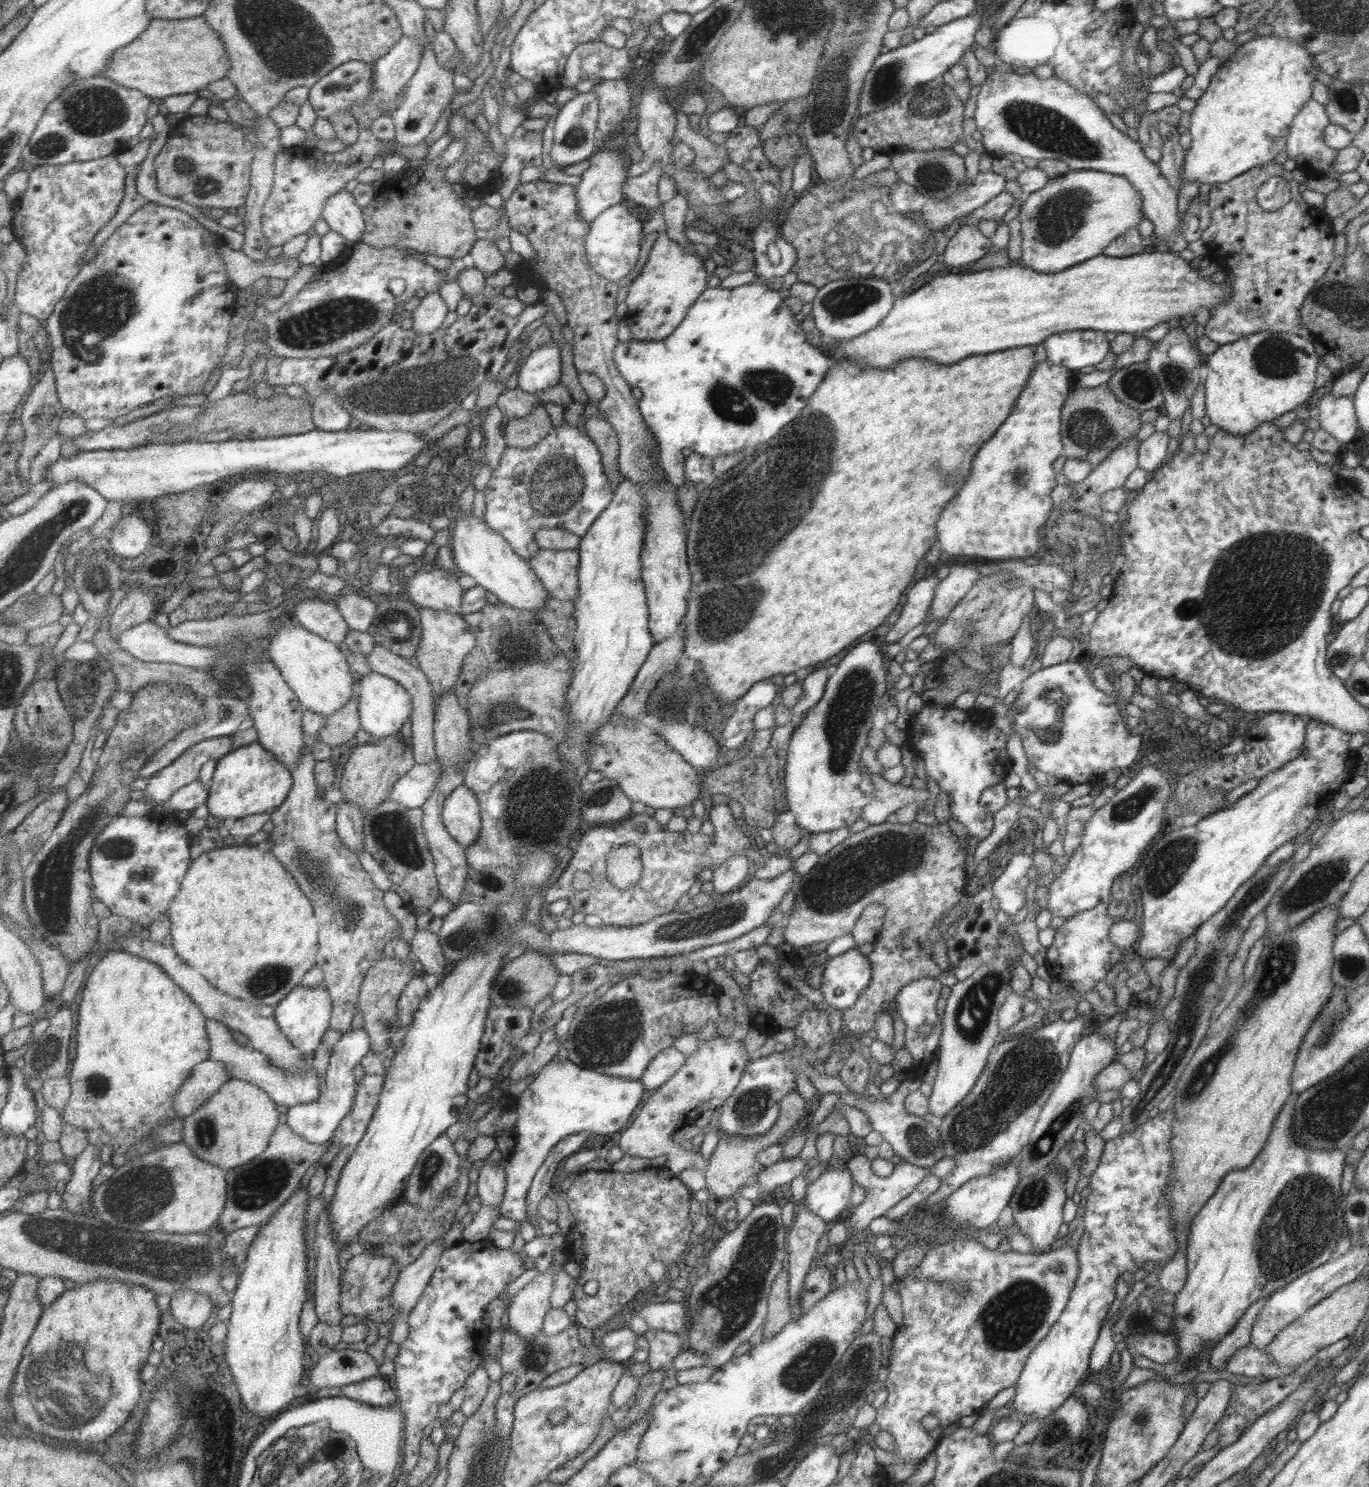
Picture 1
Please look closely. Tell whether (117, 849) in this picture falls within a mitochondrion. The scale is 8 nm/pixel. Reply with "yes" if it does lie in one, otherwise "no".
yes

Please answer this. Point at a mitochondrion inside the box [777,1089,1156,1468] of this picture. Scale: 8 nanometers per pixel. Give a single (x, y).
(1017, 1312)

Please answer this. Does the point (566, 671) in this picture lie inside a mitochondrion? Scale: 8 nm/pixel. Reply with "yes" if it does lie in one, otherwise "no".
no

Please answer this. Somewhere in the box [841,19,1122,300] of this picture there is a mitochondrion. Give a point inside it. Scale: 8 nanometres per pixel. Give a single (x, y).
(1049, 131)

